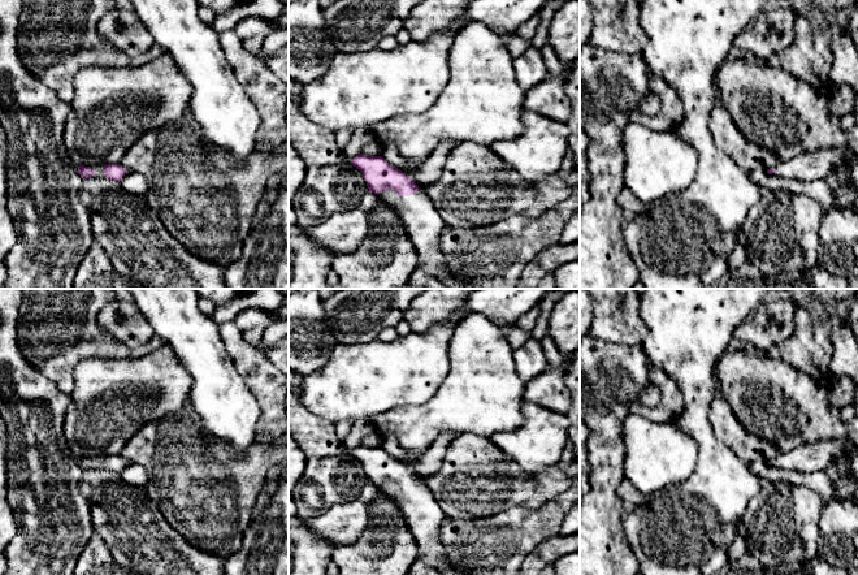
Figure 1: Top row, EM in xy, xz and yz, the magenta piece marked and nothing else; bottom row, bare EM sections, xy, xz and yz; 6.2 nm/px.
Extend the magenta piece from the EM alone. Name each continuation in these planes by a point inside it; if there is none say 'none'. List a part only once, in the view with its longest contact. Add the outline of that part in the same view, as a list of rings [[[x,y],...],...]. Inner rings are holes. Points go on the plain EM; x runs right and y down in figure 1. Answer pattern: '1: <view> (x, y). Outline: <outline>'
1: xz (423, 514). Outline: [[[419,480],[410,488],[399,488],[394,481],[378,485],[399,506],[417,544],[419,559],[439,575],[450,575],[455,567],[450,563],[439,540],[439,528],[446,518],[433,494]]]

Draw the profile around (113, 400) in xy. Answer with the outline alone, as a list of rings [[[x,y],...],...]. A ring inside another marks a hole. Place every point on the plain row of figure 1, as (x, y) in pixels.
[[[168,343],[140,358],[133,356],[125,359],[104,359],[96,356],[84,358],[74,368],[74,390],[72,393],[72,401],[64,418],[65,438],[78,455],[95,455],[95,457],[120,455],[125,445],[147,424],[159,421],[169,415],[178,414],[188,403],[191,386],[192,386],[191,376],[188,375],[187,369],[181,364],[178,356]]]

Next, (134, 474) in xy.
[[[130,463],[121,471],[121,479],[139,488],[144,488],[148,483],[148,475],[143,466],[138,463]]]

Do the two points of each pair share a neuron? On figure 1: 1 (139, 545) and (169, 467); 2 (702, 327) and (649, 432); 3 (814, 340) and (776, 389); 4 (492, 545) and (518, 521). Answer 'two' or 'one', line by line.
1: two
2: two
3: two
4: one

